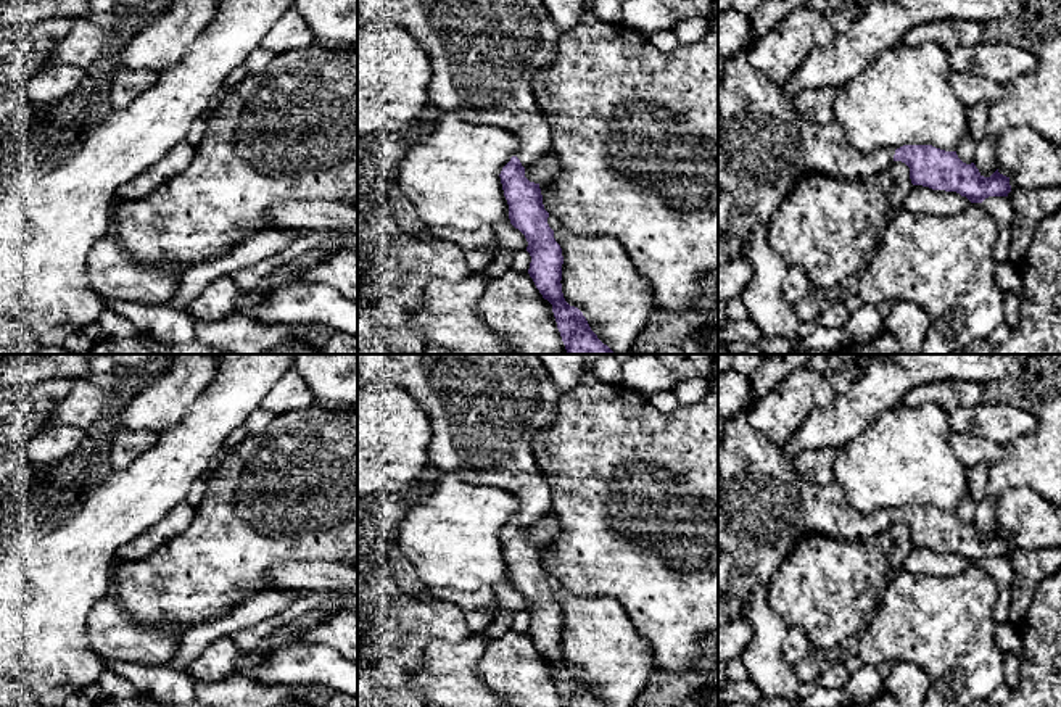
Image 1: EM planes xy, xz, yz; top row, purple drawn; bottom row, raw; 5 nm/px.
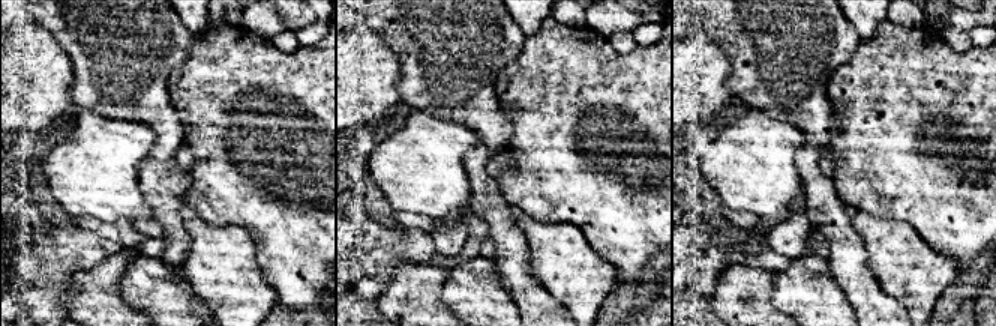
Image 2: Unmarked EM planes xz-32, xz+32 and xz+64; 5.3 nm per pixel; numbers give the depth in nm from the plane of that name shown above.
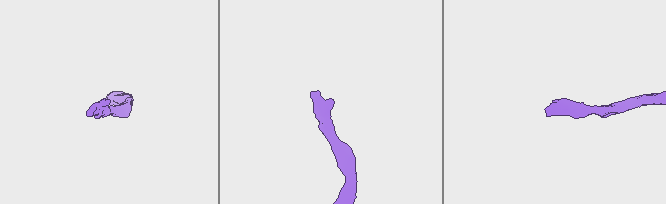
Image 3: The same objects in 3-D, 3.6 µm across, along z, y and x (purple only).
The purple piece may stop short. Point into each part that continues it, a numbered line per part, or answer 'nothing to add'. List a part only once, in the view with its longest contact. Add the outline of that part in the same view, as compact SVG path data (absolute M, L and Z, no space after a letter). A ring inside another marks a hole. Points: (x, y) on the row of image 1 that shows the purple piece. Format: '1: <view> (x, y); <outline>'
1: xz (485, 53); M357 0L357 32L377 19L409 31L427 53L431 66L428 97L436 108L464 121L514 132L520 140L515 156L523 167L551 153L552 134L536 103L533 79L555 60L564 32L551 21L541 0Z

